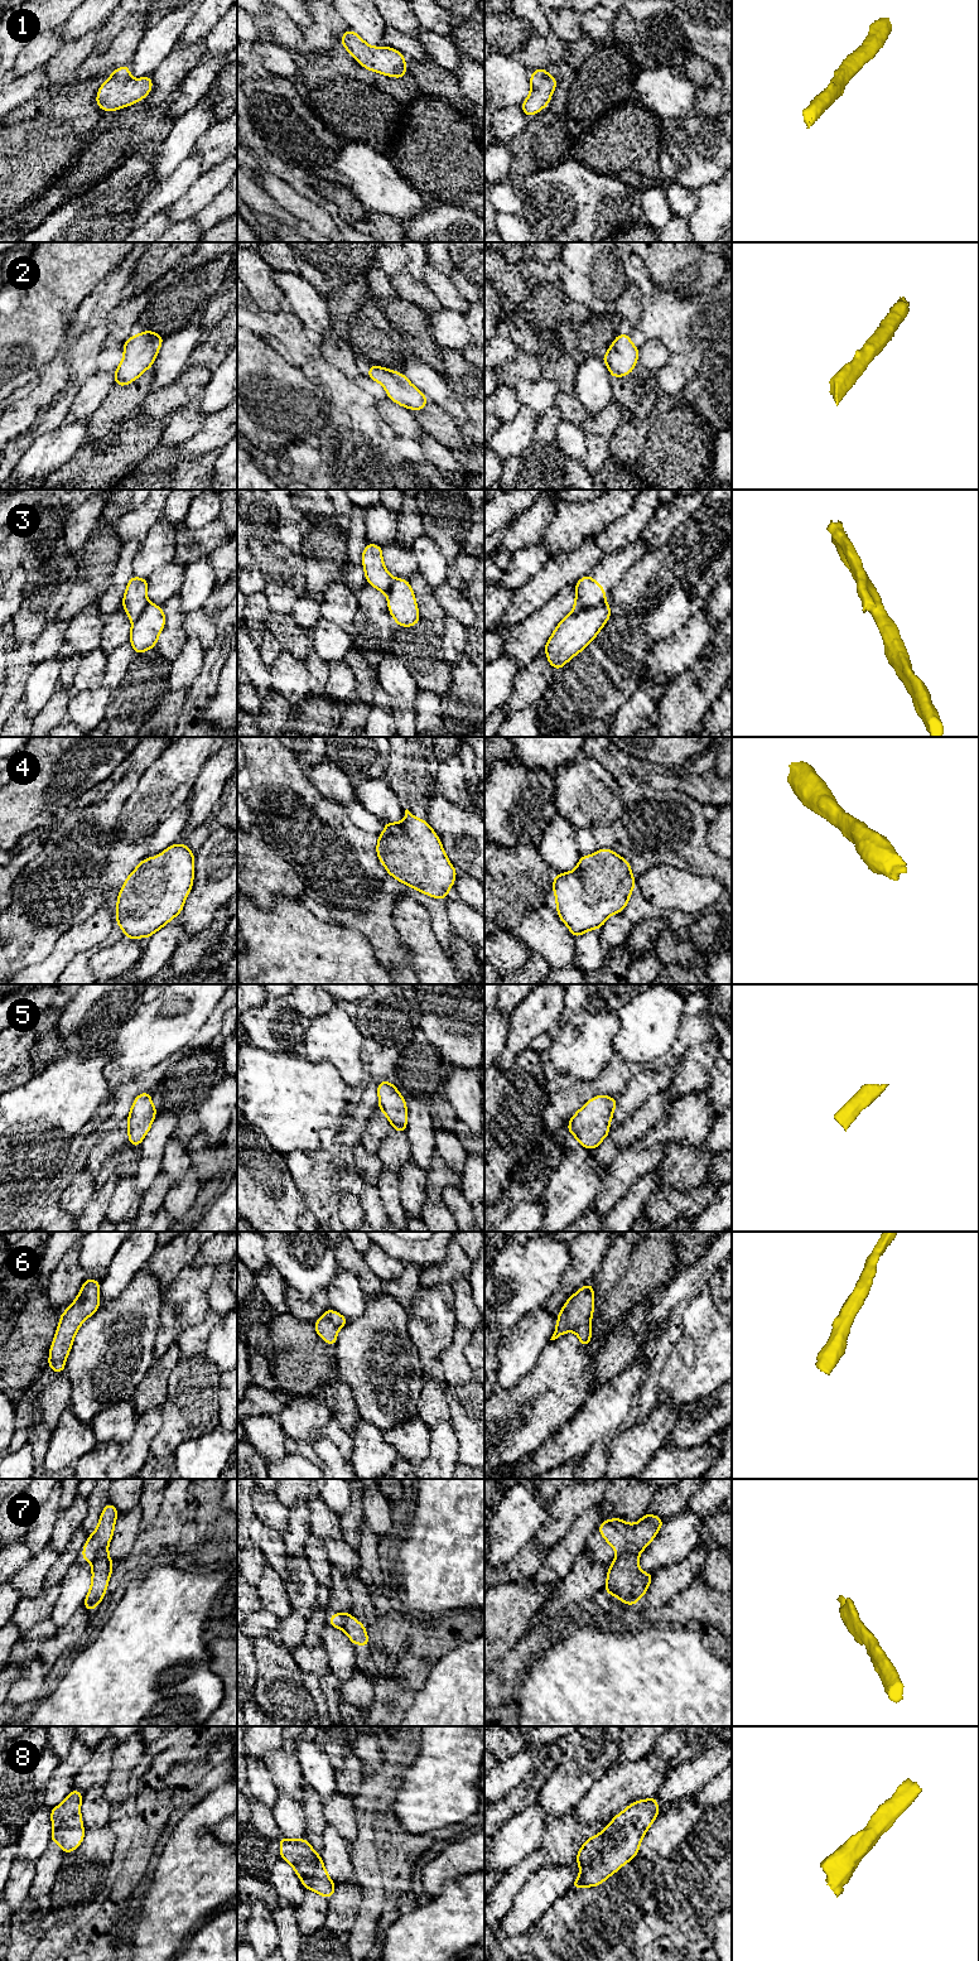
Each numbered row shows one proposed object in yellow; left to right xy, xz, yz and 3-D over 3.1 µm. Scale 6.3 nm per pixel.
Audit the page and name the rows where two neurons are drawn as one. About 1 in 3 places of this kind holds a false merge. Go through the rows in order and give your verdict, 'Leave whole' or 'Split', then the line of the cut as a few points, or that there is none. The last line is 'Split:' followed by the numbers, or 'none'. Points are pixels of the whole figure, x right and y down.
1: Leave whole. No split
2: Leave whole. No split
3: Split. Split along yz (603, 600), (570, 613)
4: Leave whole. No split
5: Leave whole. No split
6: Leave whole. No split
7: Split. Split along yz (638, 1551), (617, 1556)
8: Leave whole. No split
Split: 3, 7

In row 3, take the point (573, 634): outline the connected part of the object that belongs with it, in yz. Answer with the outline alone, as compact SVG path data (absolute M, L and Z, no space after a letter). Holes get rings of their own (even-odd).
M606 601L568 615L558 623L544 647L550 665L559 671L594 641L609 618L611 607Z

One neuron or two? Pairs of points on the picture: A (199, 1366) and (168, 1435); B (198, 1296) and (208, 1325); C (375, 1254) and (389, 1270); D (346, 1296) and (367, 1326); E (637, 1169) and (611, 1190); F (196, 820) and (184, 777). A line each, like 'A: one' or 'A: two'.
A: one
B: two
C: one
D: two
E: one
F: two

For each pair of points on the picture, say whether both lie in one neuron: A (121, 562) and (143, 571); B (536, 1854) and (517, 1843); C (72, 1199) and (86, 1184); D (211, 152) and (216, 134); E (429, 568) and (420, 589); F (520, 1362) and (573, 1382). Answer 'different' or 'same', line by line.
A: different
B: different
C: same
D: same
E: different
F: different

